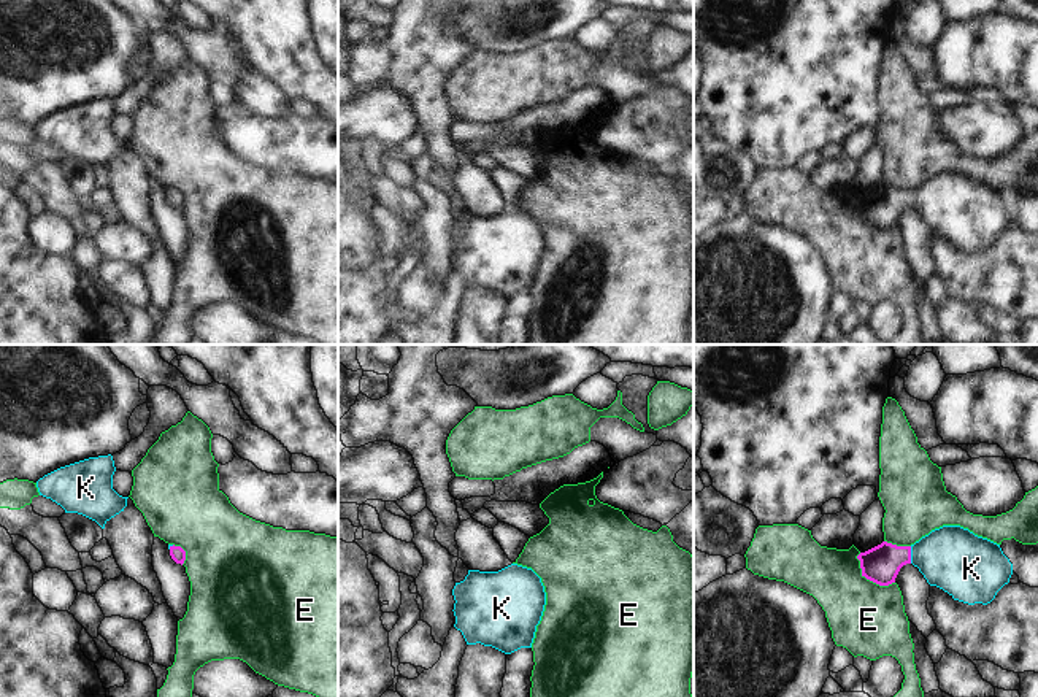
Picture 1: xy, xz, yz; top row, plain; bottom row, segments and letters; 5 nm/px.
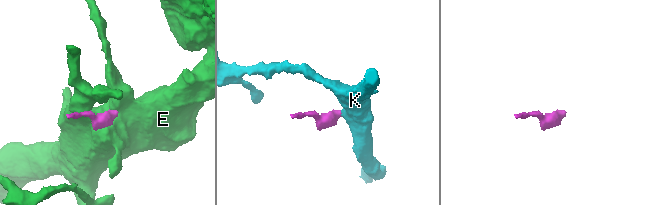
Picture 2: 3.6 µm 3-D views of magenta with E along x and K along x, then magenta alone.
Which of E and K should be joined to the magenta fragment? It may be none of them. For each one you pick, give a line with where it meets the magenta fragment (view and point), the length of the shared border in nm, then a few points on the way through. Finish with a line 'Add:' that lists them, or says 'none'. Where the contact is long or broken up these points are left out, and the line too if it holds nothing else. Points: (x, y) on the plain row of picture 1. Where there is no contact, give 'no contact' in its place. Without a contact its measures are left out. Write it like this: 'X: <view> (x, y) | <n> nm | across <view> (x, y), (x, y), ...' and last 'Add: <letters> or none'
K: yz (910, 199) | 90 nm | across yz (881, 208), (889, 202), (910, 199), (951, 202)
Add: K

